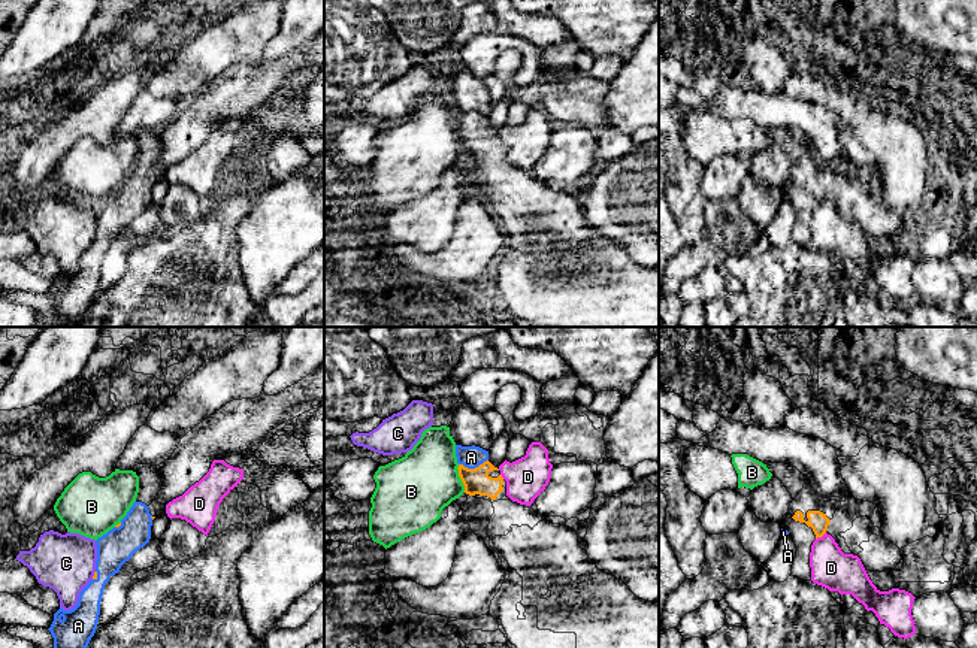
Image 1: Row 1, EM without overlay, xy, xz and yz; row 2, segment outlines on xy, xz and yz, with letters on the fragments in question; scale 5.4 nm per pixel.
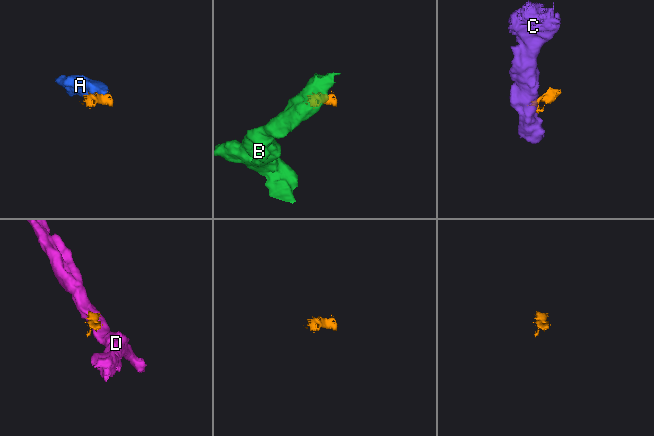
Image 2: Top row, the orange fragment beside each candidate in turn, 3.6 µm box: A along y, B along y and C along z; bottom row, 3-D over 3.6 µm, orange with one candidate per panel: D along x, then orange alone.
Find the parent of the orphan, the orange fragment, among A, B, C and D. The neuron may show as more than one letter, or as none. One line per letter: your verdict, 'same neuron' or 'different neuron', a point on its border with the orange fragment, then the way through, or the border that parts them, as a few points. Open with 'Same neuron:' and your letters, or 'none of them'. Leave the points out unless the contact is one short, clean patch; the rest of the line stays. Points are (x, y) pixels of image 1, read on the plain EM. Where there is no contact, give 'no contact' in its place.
Same neuron: A
A: same neuron; meets orange in xz at (472, 135)
B: different neuron; meets orange in xz at (460, 144)
C: different neuron; meets orange in xy at (94, 241); border along xy (94, 236), (91, 244)
D: different neuron; meets orange in yz at (820, 202); border along yz (825, 197), (816, 205)

